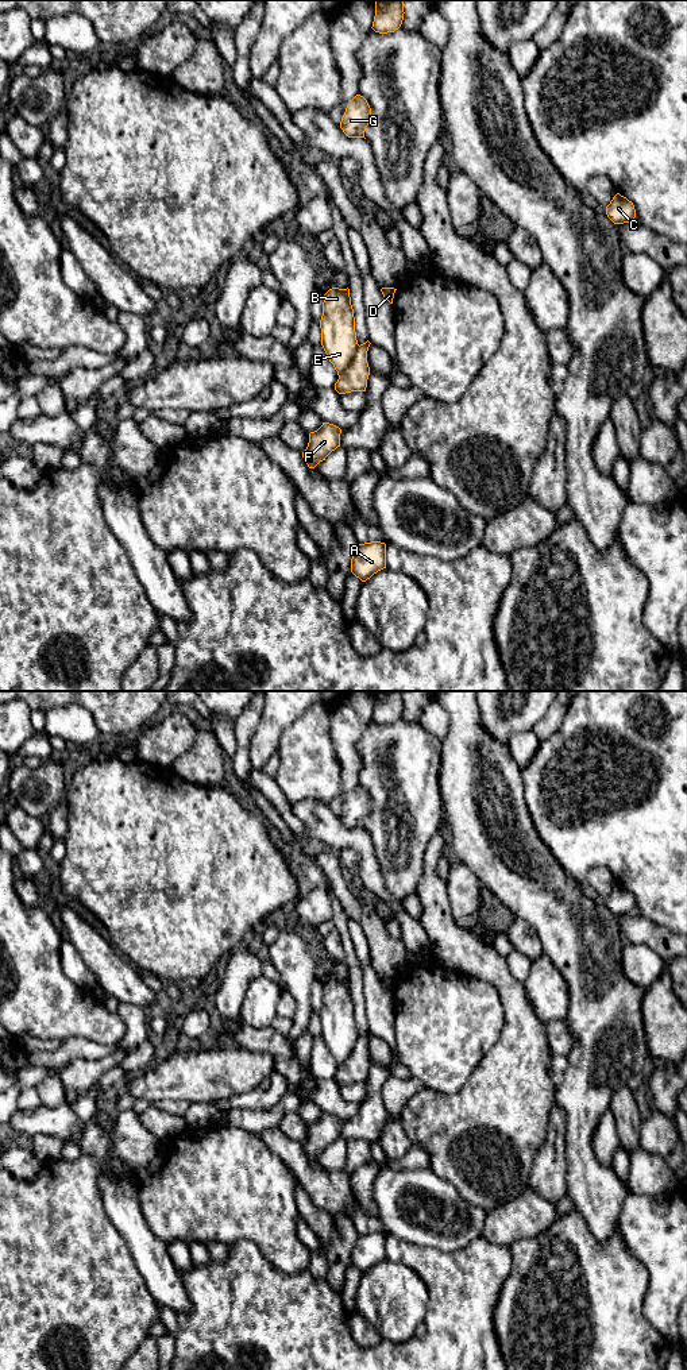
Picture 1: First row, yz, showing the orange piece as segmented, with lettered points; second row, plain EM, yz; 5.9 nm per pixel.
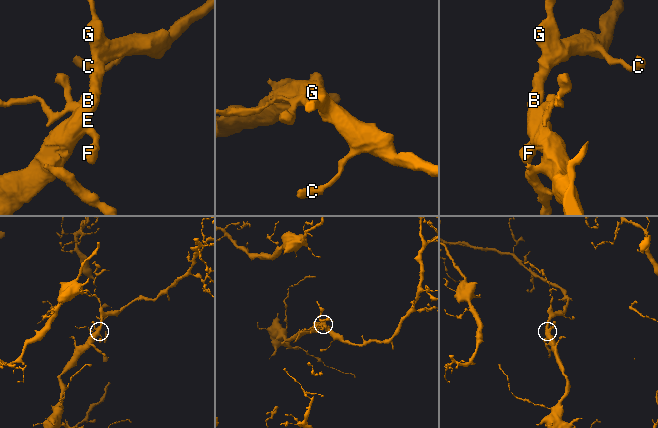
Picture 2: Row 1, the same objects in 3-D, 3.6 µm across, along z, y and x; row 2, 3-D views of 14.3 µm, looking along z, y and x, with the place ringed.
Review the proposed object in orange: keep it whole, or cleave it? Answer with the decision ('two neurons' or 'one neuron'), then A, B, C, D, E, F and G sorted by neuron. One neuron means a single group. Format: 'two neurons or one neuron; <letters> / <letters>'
two neurons; A B C E G / D F

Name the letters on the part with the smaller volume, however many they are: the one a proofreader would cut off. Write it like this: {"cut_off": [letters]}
{"cut_off": ["D", "F"]}

